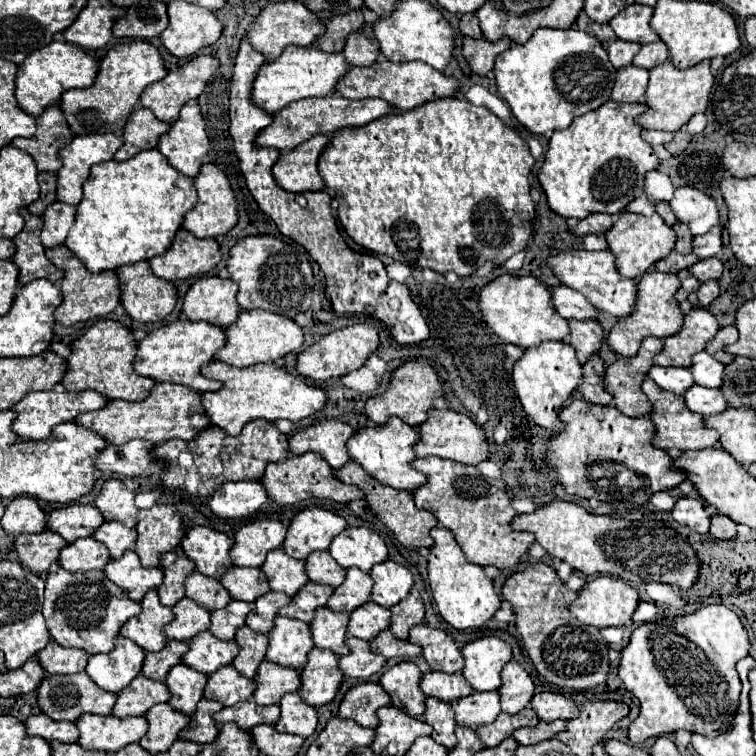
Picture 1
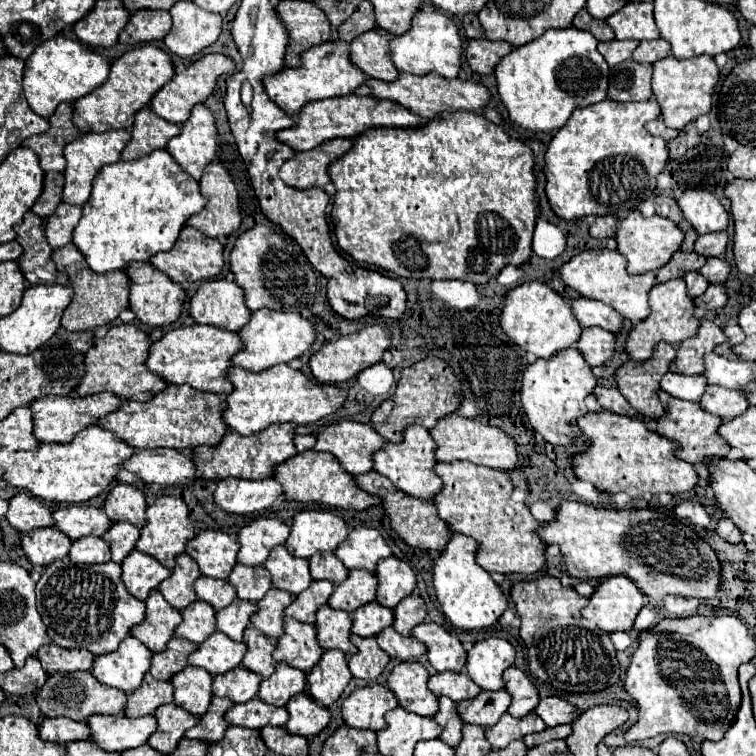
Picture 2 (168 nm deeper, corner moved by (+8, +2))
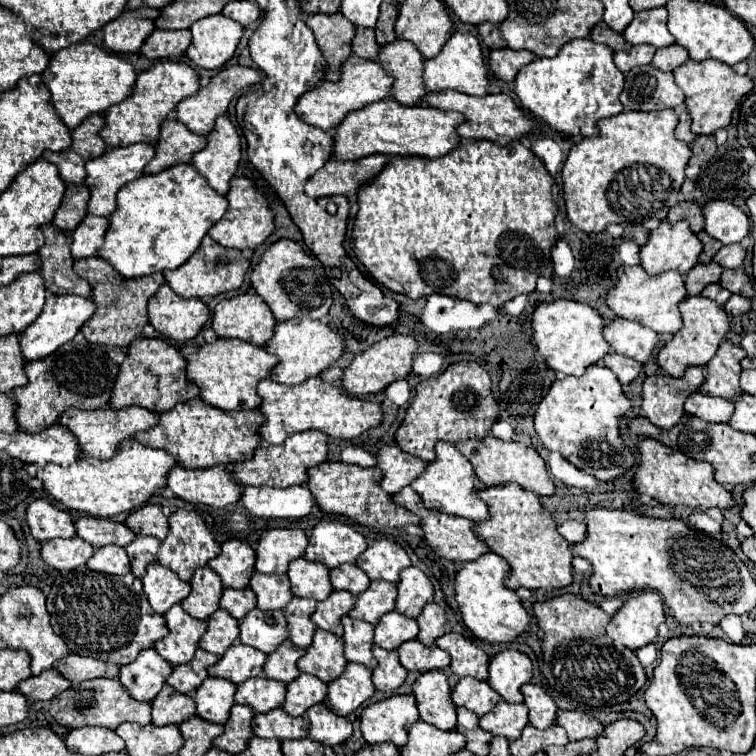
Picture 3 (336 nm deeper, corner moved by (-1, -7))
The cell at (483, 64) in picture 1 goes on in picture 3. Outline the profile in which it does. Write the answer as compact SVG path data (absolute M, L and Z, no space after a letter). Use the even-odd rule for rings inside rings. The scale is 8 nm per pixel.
M495 49L489 55L489 67L501 81L513 81L517 77L517 71L525 65L529 65L535 59L531 51L515 51L515 49Z

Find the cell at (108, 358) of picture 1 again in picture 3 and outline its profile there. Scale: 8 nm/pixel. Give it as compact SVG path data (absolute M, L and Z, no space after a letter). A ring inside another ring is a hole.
M137 337L129 347L127 359L121 363L121 375L117 377L109 405L113 409L139 405L153 413L165 413L173 409L177 403L201 397L199 387L187 379L185 369L187 369L187 359L179 353L175 345L169 345L163 339Z

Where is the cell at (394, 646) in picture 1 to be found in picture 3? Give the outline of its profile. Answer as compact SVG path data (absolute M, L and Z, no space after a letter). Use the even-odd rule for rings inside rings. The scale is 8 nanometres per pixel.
M413 639L413 641L405 641L399 649L399 659L401 665L407 671L433 671L433 669L445 669L451 663L451 657L447 655L447 651L439 649L439 647L425 647L421 641Z

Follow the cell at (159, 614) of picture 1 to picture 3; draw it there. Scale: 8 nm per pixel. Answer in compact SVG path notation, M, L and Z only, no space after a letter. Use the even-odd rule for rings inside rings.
M173 605L165 613L169 635L155 643L155 651L171 665L189 663L199 647L199 639L207 631L207 623L191 617L181 605Z

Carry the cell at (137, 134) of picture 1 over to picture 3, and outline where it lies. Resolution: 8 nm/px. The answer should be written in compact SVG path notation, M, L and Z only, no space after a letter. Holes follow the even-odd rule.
M167 119L161 127L161 137L155 147L157 155L151 159L145 171L149 175L155 175L173 167L173 163L191 163L193 155L201 151L205 145L205 137L195 135L177 119Z

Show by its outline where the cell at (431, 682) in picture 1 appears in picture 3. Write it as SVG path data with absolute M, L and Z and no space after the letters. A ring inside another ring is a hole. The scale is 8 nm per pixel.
M463 677L453 689L453 703L477 713L479 717L489 713L499 701L501 695L493 691L487 681L479 681L475 677Z

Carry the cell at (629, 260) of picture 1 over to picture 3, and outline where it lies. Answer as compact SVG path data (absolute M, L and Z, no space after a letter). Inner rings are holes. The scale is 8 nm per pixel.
M663 221L651 231L649 243L641 247L641 267L649 275L661 275L665 271L681 271L685 275L697 265L701 251L703 243L689 229L687 221Z

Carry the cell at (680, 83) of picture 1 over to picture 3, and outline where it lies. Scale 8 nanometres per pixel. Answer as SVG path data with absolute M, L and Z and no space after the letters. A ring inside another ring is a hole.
M689 59L673 73L675 73L675 81L685 93L685 105L693 119L693 133L697 135L711 135L721 127L729 127L733 119L733 111L737 109L739 101L755 89L751 77L737 75L729 65L717 59L707 59L707 61Z

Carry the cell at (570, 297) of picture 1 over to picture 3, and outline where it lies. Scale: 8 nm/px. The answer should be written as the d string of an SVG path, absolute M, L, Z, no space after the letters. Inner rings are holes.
M615 319L607 323L603 335L615 353L631 357L639 363L647 363L649 357L661 347L661 335L635 321Z

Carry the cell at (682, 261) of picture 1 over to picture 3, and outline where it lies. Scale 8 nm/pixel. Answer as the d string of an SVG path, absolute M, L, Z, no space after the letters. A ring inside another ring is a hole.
M707 263L707 265L697 265L693 271L687 273L687 291L689 295L699 295L707 285L719 283L723 273L723 267L717 263Z

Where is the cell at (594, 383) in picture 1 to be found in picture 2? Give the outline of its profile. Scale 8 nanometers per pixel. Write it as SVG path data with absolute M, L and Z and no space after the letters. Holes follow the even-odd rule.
M598 378L598 384L594 388L594 396L598 400L598 404L604 408L604 410L610 410L610 412L616 412L616 414L632 414L632 408L628 406L628 402L624 400L624 396L616 390L616 388L606 388L602 386L602 378Z

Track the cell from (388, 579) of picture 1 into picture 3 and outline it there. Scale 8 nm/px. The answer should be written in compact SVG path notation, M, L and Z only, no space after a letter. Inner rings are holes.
M407 567L405 571L401 571L397 589L397 611L405 617L417 617L423 607L433 601L433 585L429 577L417 567Z

